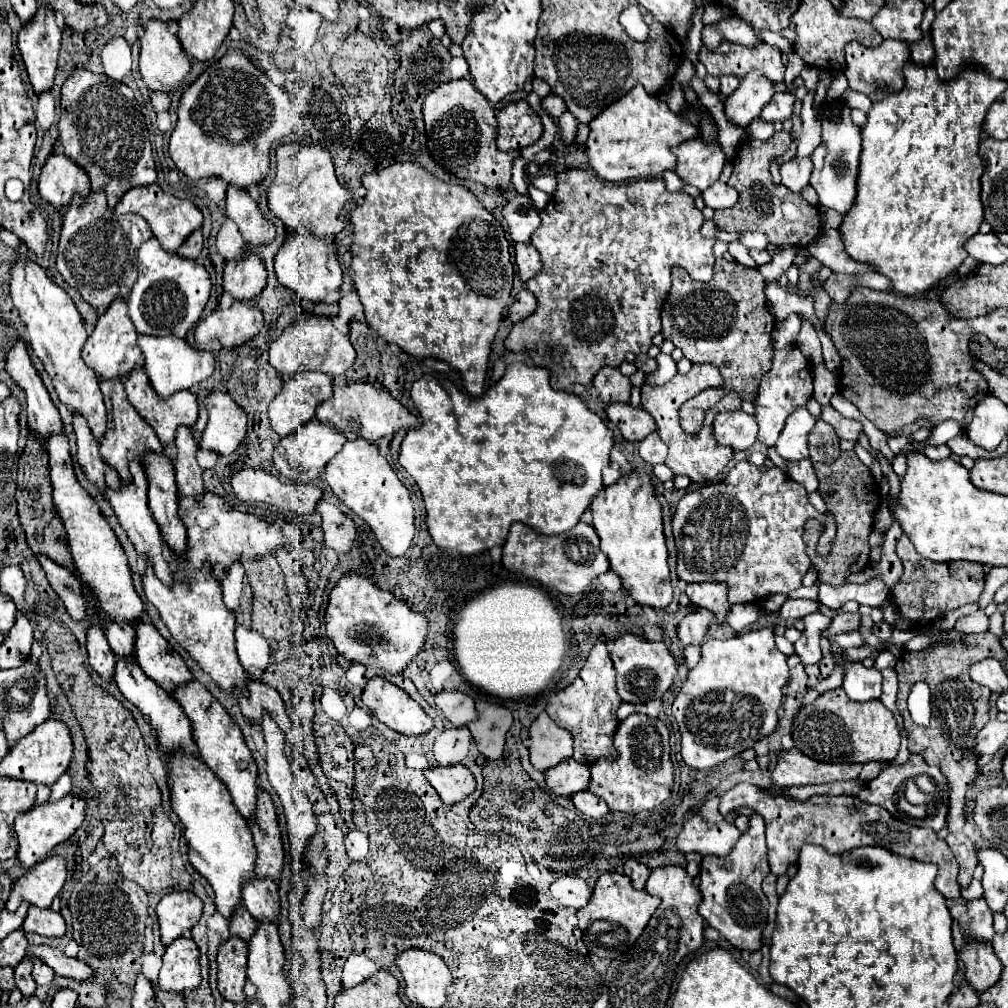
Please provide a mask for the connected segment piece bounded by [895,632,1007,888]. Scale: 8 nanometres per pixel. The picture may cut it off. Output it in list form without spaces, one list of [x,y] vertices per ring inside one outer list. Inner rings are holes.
[[[983,632],[983,634],[969,634],[963,640],[955,638],[947,646],[939,644],[939,646],[931,646],[927,650],[919,650],[919,652],[905,652],[895,664],[895,672],[899,676],[897,708],[899,708],[903,722],[905,722],[909,752],[917,752],[917,754],[921,752],[921,756],[925,758],[927,764],[939,766],[939,770],[943,772],[943,776],[949,784],[949,814],[947,814],[949,836],[945,838],[945,842],[949,844],[949,848],[953,850],[953,854],[959,862],[957,880],[959,880],[961,888],[967,888],[971,884],[973,870],[979,864],[977,854],[975,854],[975,846],[963,834],[963,826],[967,822],[965,820],[967,792],[971,790],[973,780],[981,772],[979,754],[975,752],[975,744],[977,744],[977,734],[989,722],[989,696],[991,696],[989,688],[971,680],[969,668],[971,668],[971,664],[975,664],[983,658],[989,658],[989,656],[1003,660],[1007,656],[1007,652],[1003,650],[1003,646],[995,634]],[[919,680],[925,680],[931,688],[933,716],[931,716],[931,724],[925,728],[913,724],[909,710],[907,710],[907,704],[905,704],[911,686]]]

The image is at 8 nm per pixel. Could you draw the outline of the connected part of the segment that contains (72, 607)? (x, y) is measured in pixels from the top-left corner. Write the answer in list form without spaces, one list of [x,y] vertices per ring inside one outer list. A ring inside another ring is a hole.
[[[37,556],[43,570],[47,572],[47,580],[57,596],[63,600],[67,612],[73,620],[85,620],[85,596],[81,596],[81,582],[73,576],[71,570],[51,562],[47,556]]]

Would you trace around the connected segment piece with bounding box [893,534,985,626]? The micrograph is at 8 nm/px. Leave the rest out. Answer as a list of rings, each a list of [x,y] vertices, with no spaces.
[[[903,534],[897,542],[897,556],[903,562],[903,576],[899,584],[893,588],[895,604],[899,606],[901,616],[925,626],[935,618],[943,616],[949,610],[955,610],[963,604],[977,602],[985,588],[985,568],[979,563],[967,561],[931,562],[917,554],[911,540]]]

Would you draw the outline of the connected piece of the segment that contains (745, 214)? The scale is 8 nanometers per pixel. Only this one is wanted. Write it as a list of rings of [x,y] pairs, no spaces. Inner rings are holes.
[[[775,132],[769,140],[745,138],[737,156],[733,158],[733,174],[729,184],[739,190],[739,200],[725,212],[715,212],[715,224],[725,232],[763,232],[771,244],[783,246],[807,246],[821,234],[819,210],[803,200],[801,194],[789,192],[785,186],[777,186],[771,178],[771,160],[783,156],[789,150],[791,138],[787,132]]]

